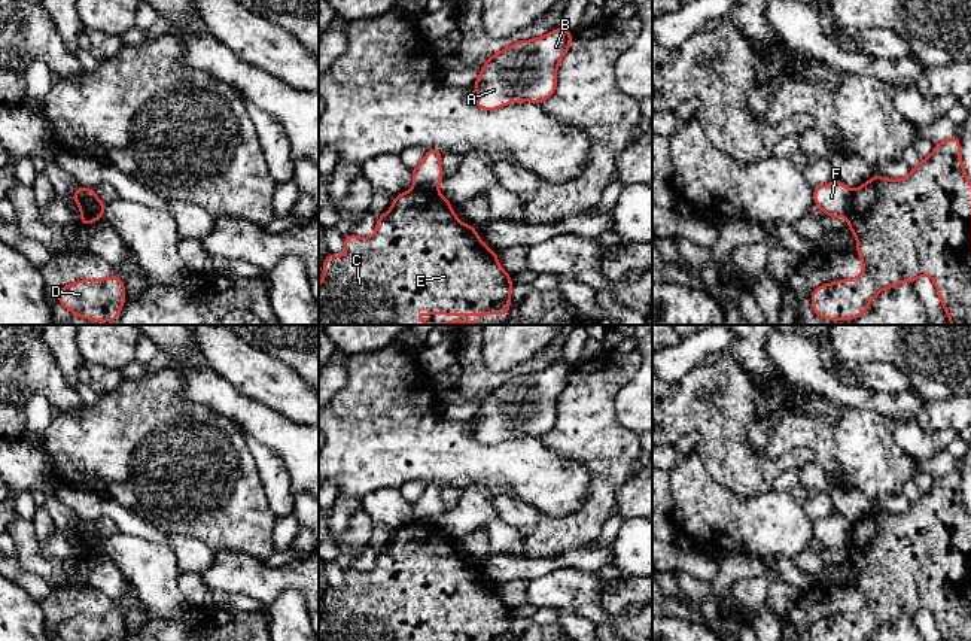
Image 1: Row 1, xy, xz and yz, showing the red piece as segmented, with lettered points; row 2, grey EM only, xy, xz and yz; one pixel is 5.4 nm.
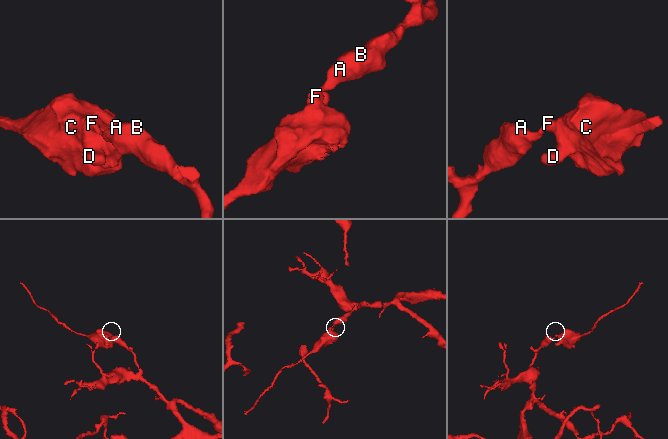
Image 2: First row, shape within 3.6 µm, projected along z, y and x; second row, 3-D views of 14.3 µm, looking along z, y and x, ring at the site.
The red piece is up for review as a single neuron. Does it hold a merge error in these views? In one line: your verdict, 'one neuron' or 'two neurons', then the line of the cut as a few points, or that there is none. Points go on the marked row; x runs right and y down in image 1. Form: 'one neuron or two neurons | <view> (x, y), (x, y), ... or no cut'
two neurons | xy (79, 204), (90, 206), (102, 218)

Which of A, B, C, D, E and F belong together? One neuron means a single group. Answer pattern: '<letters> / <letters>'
A B F / C D E

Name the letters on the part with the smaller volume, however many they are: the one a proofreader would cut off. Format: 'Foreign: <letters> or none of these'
Foreign: C, D, E

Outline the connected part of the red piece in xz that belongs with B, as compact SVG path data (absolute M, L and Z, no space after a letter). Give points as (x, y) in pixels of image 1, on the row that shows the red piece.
M561 27L542 37L518 40L491 55L474 85L474 103L483 110L497 110L511 103L541 104L557 88L557 69L569 52L572 33Z

